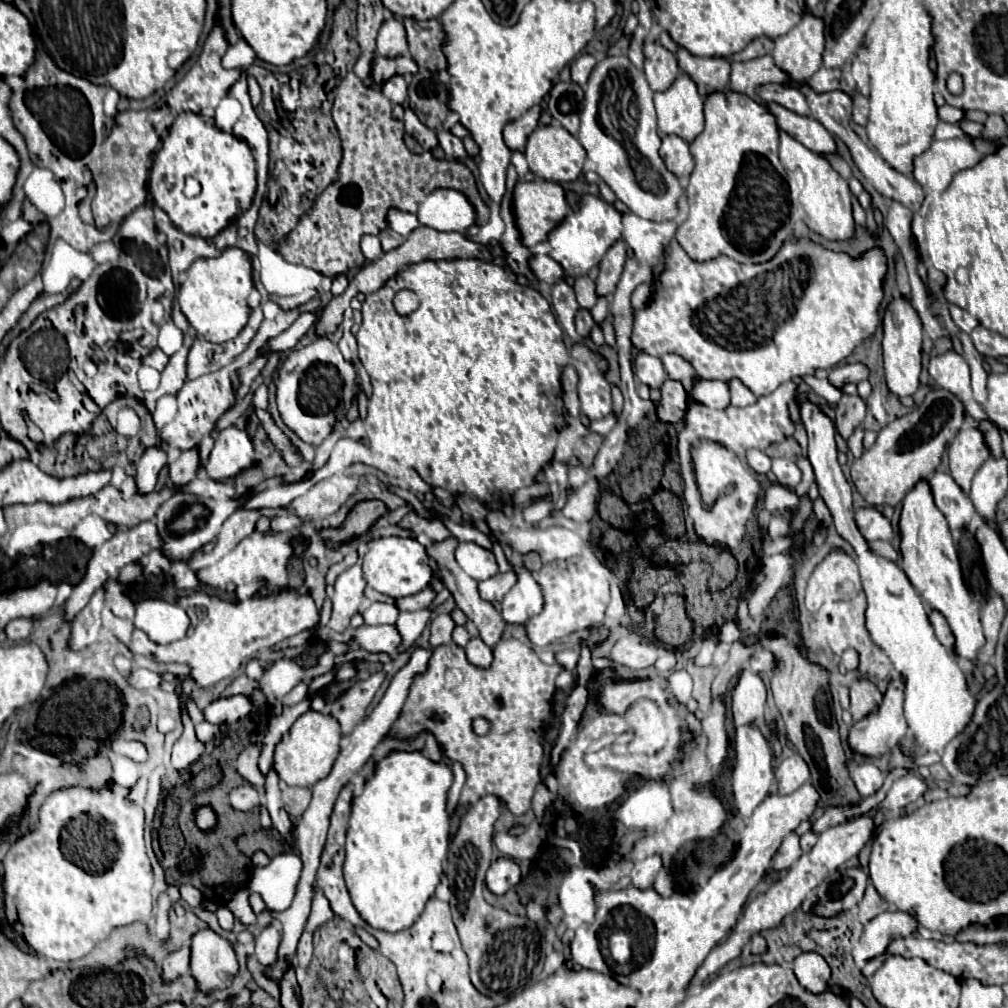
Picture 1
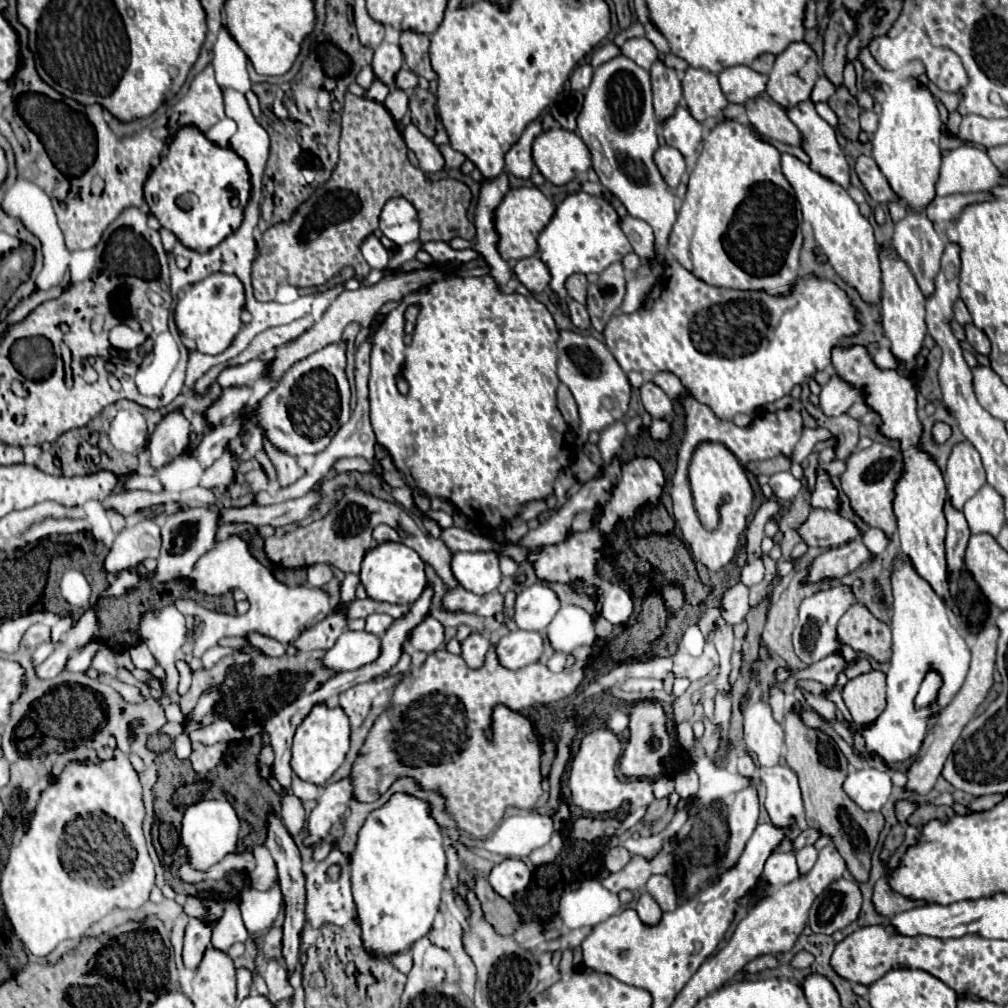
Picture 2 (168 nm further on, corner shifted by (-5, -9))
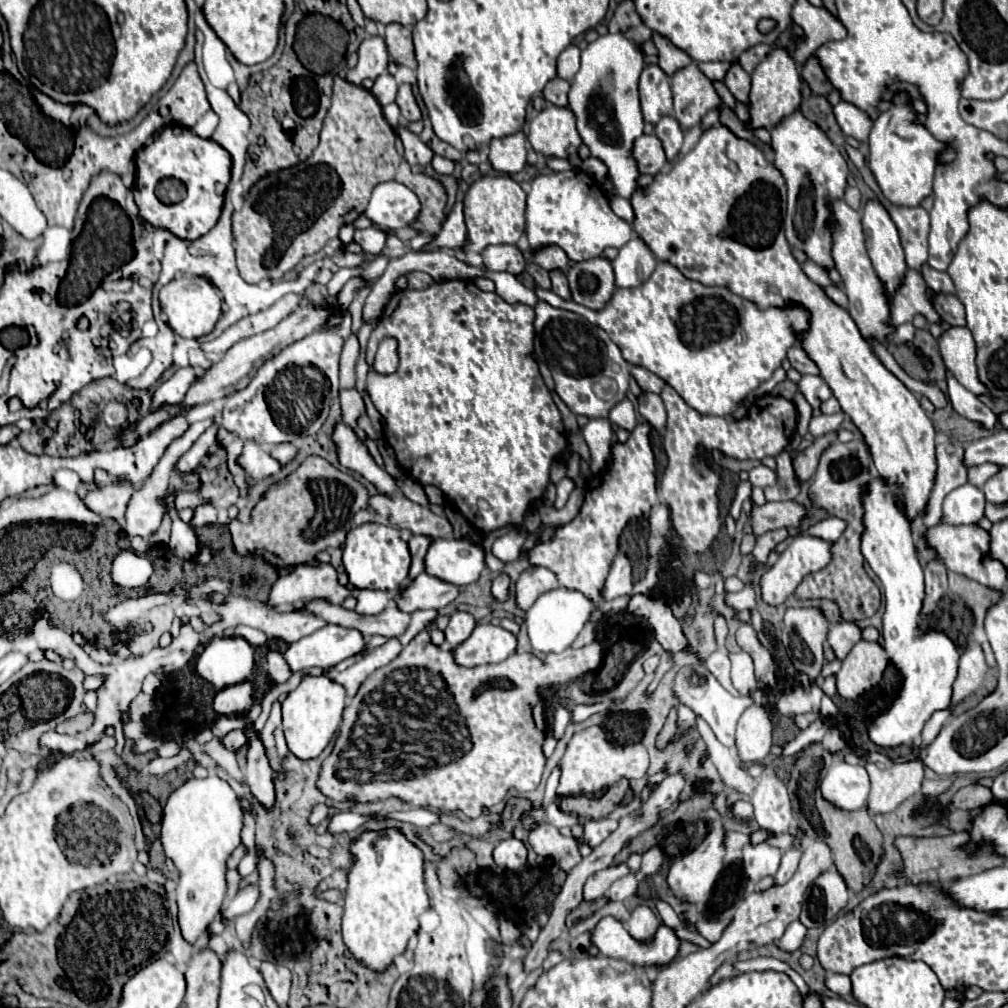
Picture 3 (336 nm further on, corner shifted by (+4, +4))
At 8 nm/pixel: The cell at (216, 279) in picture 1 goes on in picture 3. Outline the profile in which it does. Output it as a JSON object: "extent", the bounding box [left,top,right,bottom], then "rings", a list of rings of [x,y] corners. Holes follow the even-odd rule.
{"extent":[160,277,222,339],"rings":[[[184,277],[170,281],[160,289],[160,305],[168,315],[170,329],[186,339],[198,339],[212,333],[222,315],[222,295],[204,277]]]}

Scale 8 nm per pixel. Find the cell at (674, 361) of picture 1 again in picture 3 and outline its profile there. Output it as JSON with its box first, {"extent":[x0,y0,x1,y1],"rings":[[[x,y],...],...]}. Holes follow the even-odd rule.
{"extent":[630,367,666,393],"rings":[[[632,367],[630,373],[634,375],[634,379],[638,381],[638,385],[642,387],[642,391],[652,391],[652,393],[660,393],[662,387],[666,385],[658,375],[654,375],[652,371],[646,371],[644,367]]]}

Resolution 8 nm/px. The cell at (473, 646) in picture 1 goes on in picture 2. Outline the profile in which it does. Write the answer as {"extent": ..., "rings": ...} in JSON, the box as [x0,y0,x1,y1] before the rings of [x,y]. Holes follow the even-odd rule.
{"extent":[461,632,489,668],"rings":[[[471,632],[463,642],[461,642],[461,656],[467,662],[469,668],[479,668],[483,666],[483,658],[489,650],[489,640],[479,634],[479,632]]]}

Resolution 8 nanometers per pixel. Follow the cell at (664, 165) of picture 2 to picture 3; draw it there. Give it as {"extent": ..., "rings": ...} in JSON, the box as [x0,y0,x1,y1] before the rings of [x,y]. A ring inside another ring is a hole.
{"extent":[634,135,668,175],"rings":[[[640,135],[634,141],[634,157],[644,175],[656,175],[668,163],[662,141],[656,135]]]}

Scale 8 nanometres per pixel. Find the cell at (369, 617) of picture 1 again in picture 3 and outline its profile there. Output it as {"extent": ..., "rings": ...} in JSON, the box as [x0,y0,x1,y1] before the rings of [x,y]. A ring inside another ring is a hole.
{"extent":[356,591,390,615],"rings":[[[358,591],[356,611],[360,615],[378,615],[386,609],[390,595],[386,591]]]}

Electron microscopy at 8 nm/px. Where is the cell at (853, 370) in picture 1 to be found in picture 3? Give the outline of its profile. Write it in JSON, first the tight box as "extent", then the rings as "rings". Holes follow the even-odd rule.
{"extent":[798,375,832,407],"rings":[[[804,375],[800,379],[800,383],[798,383],[798,389],[804,393],[806,401],[812,407],[820,407],[822,401],[826,401],[826,399],[832,397],[830,387],[826,385],[826,381],[820,375]]]}

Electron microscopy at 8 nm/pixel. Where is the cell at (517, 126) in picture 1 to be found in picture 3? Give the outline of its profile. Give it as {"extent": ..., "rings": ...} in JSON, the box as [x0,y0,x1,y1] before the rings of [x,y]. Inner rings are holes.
{"extent":[490,131,526,173],"rings":[[[522,131],[502,137],[502,139],[492,139],[490,143],[490,163],[496,171],[502,173],[518,173],[526,165],[526,135]]]}

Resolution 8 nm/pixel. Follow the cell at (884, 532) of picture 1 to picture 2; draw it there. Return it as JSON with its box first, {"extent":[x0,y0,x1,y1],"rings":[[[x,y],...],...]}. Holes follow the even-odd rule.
{"extent":[797,508,861,548],"rings":[[[811,508],[807,520],[799,526],[797,534],[807,546],[833,548],[855,540],[861,532],[853,522],[849,522],[847,518],[841,518],[837,512]]]}

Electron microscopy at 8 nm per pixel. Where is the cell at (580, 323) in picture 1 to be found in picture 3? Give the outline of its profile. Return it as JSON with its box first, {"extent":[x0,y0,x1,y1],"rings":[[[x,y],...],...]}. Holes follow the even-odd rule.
{"extent":[550,271,572,301],"rings":[[[552,271],[550,273],[550,279],[552,279],[552,291],[556,295],[560,295],[562,299],[570,301],[572,295],[570,295],[570,287],[568,287],[568,281],[566,281],[566,275],[562,271]]]}

